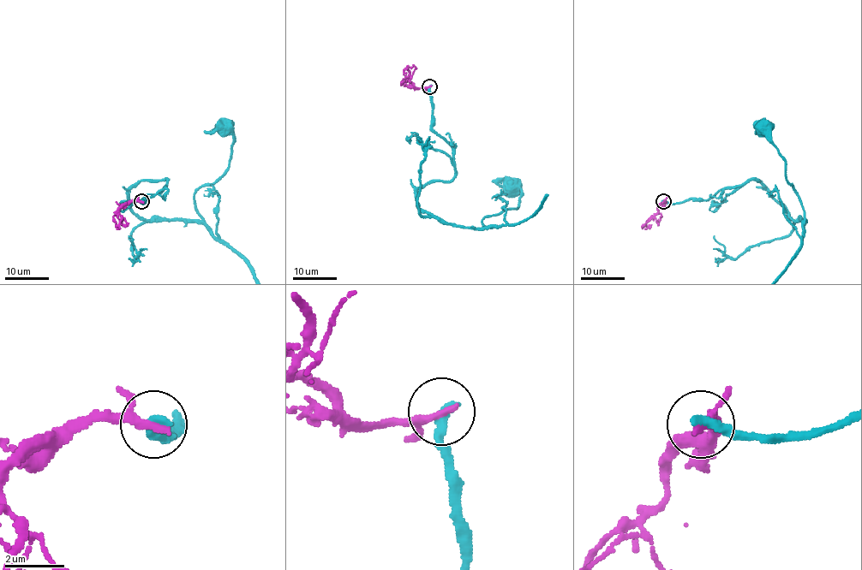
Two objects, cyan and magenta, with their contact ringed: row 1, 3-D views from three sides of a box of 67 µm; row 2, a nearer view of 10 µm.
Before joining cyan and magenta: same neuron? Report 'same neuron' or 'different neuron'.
different neuron

